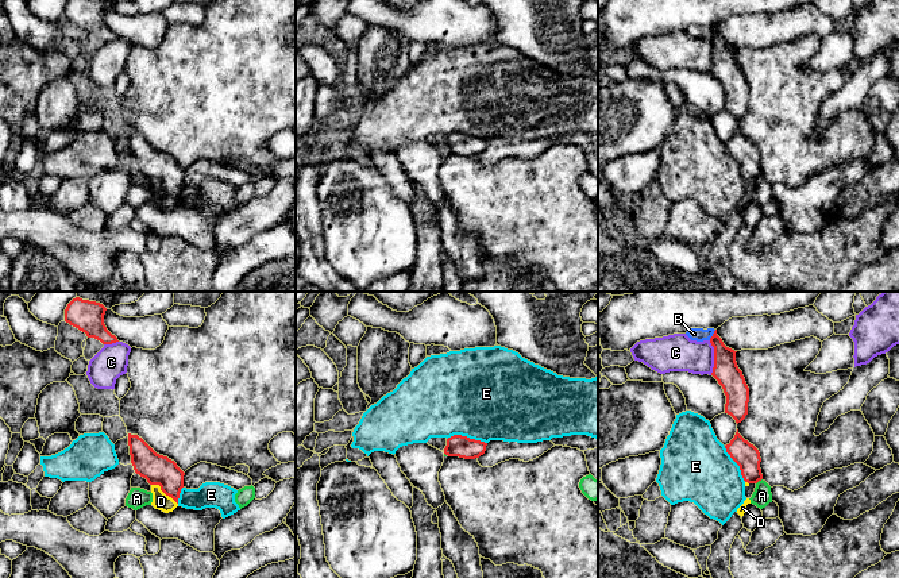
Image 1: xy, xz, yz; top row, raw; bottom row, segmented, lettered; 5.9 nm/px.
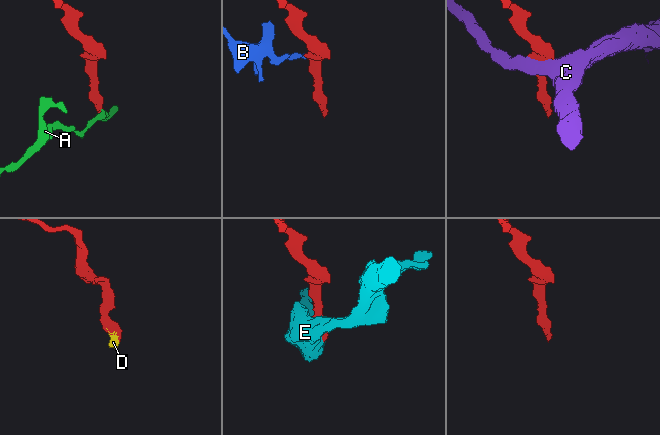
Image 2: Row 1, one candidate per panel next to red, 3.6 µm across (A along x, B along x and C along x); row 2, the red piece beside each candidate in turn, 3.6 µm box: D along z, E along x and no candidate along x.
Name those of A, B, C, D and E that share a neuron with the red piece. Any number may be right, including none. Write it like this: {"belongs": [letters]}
{"belongs": ["D"]}

